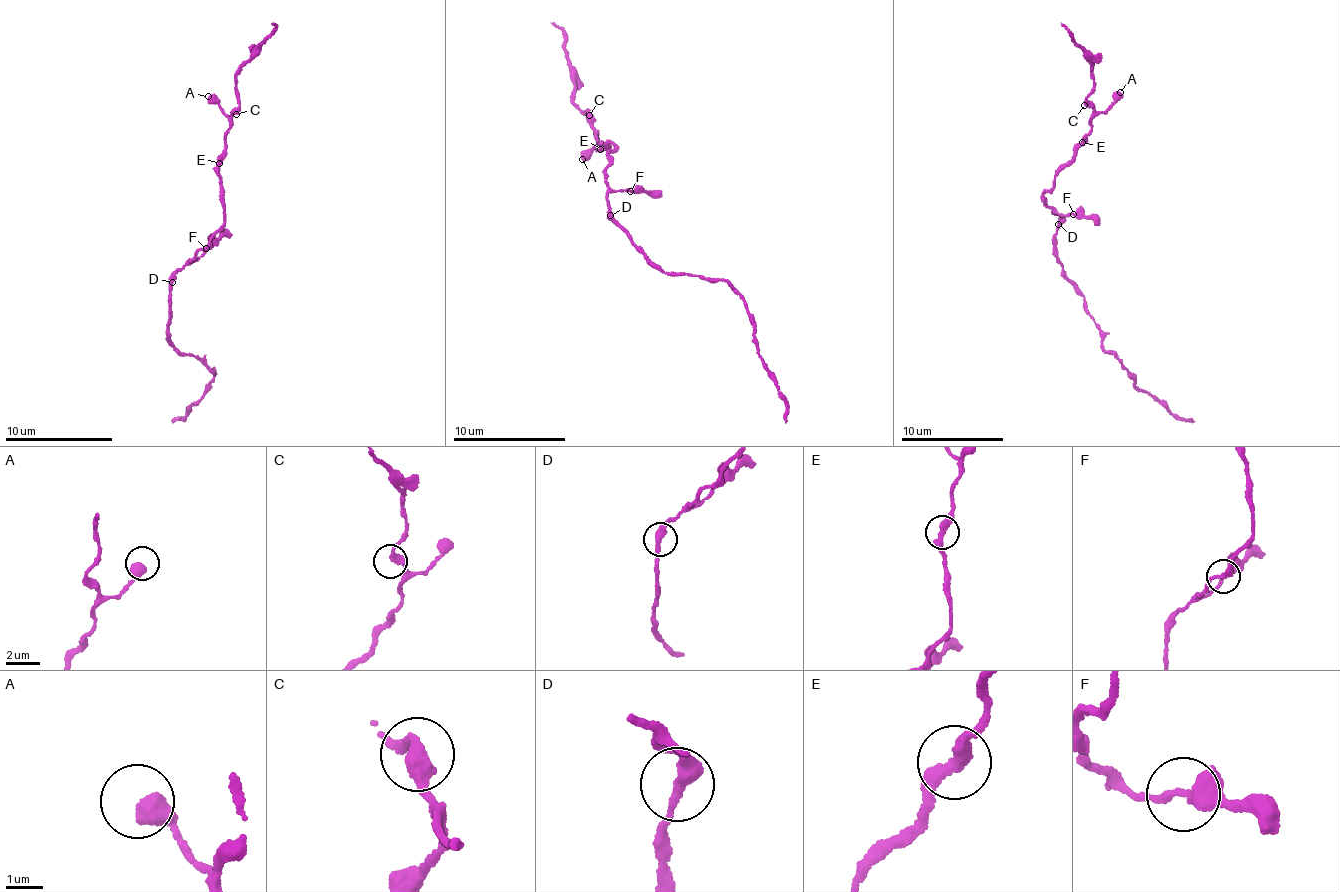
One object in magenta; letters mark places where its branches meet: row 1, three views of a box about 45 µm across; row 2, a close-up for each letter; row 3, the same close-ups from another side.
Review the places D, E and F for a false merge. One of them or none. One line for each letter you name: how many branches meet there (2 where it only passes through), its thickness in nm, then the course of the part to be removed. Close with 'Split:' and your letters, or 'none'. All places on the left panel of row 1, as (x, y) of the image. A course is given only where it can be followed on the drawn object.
Split: none

